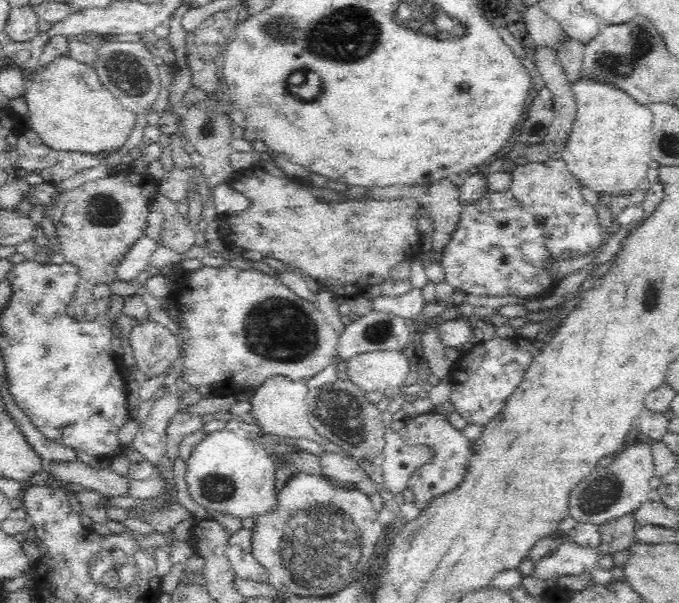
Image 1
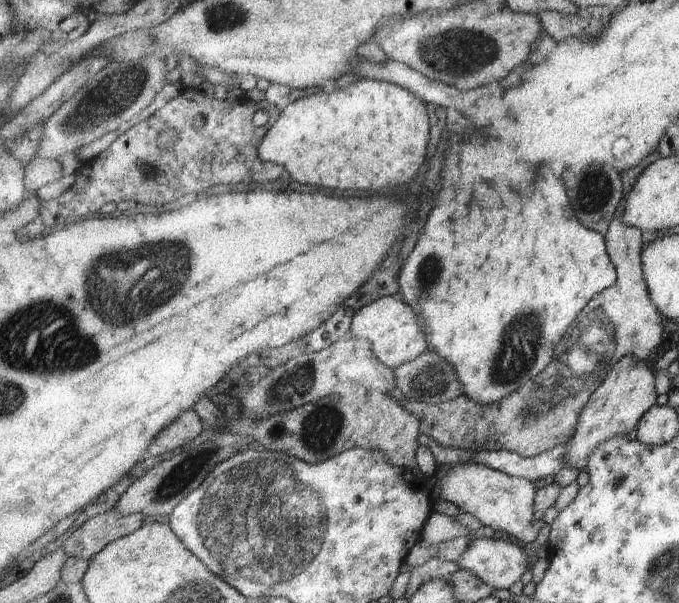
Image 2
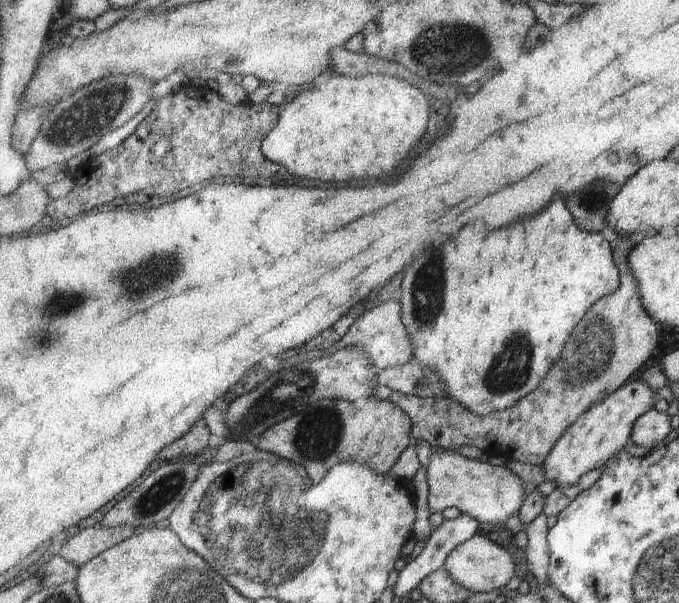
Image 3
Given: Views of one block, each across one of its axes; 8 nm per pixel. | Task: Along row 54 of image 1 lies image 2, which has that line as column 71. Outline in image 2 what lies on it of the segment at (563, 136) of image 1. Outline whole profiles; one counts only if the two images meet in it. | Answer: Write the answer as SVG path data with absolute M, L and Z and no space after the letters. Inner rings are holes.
M115 510L88 520L63 543L67 557L91 561L111 543L137 532L143 526L142 514L121 516Z

